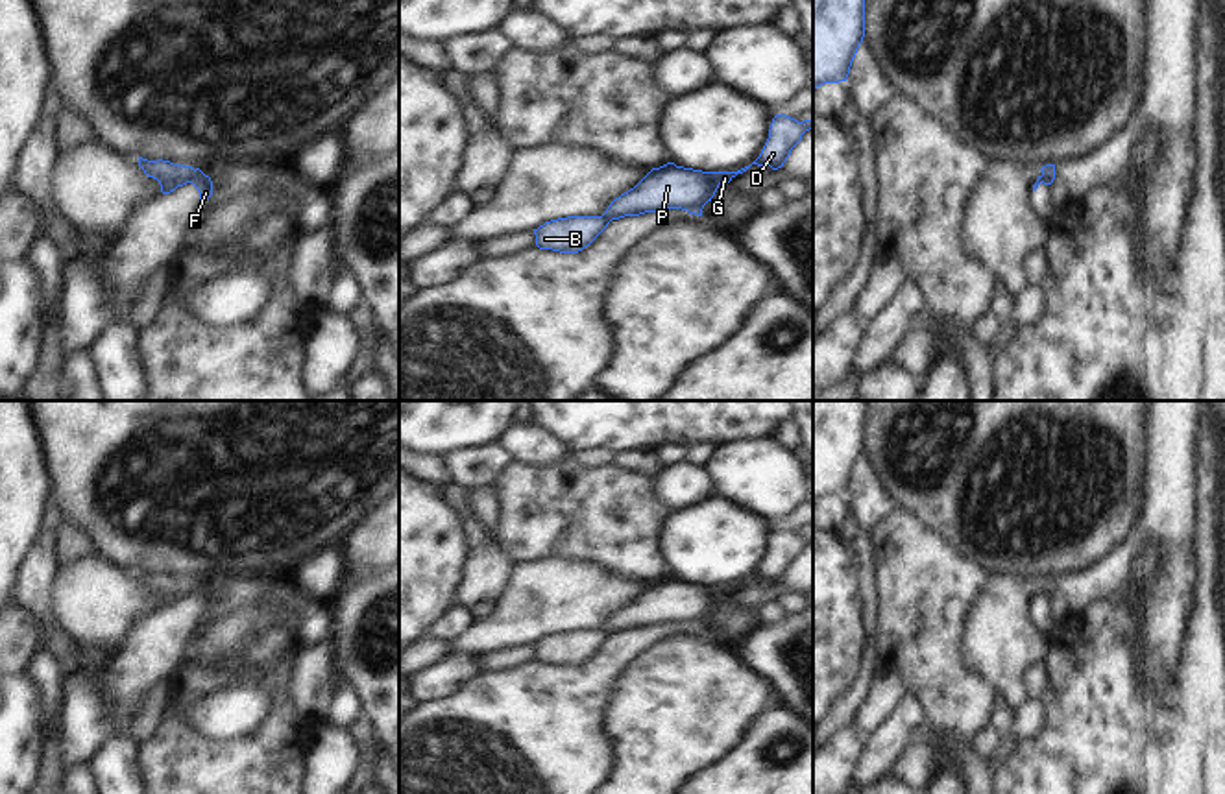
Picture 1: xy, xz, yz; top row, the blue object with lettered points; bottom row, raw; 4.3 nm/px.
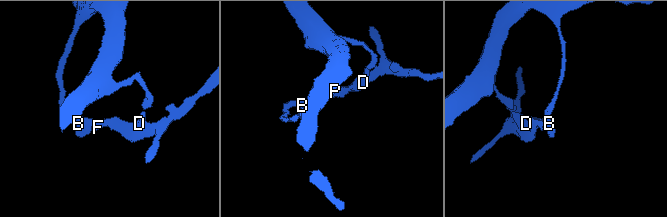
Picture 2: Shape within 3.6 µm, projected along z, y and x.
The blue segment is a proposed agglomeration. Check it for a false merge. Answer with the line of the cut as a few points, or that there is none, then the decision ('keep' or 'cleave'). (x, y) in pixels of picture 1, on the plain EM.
cut xy (194, 584), (187, 595); cleave

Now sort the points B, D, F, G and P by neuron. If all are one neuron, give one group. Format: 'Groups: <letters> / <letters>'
Groups: B / D F G P.

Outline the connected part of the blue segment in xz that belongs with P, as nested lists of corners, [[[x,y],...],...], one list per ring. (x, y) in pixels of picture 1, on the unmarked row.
[[[667,576],[660,582],[652,582],[634,602],[615,611],[602,630],[612,635],[625,630],[639,630],[645,626],[660,626],[665,622],[682,622],[689,628],[702,630],[704,619],[711,615],[719,598],[730,596],[737,587],[743,587],[748,582],[750,580],[745,580],[737,585],[702,585]]]

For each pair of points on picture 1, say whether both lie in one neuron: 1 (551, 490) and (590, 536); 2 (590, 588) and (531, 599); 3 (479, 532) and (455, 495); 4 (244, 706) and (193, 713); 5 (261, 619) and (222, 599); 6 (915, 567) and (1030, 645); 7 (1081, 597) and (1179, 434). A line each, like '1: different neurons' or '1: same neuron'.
1: same neuron
2: same neuron
3: same neuron
4: same neuron
5: different neurons
6: different neurons
7: same neuron

